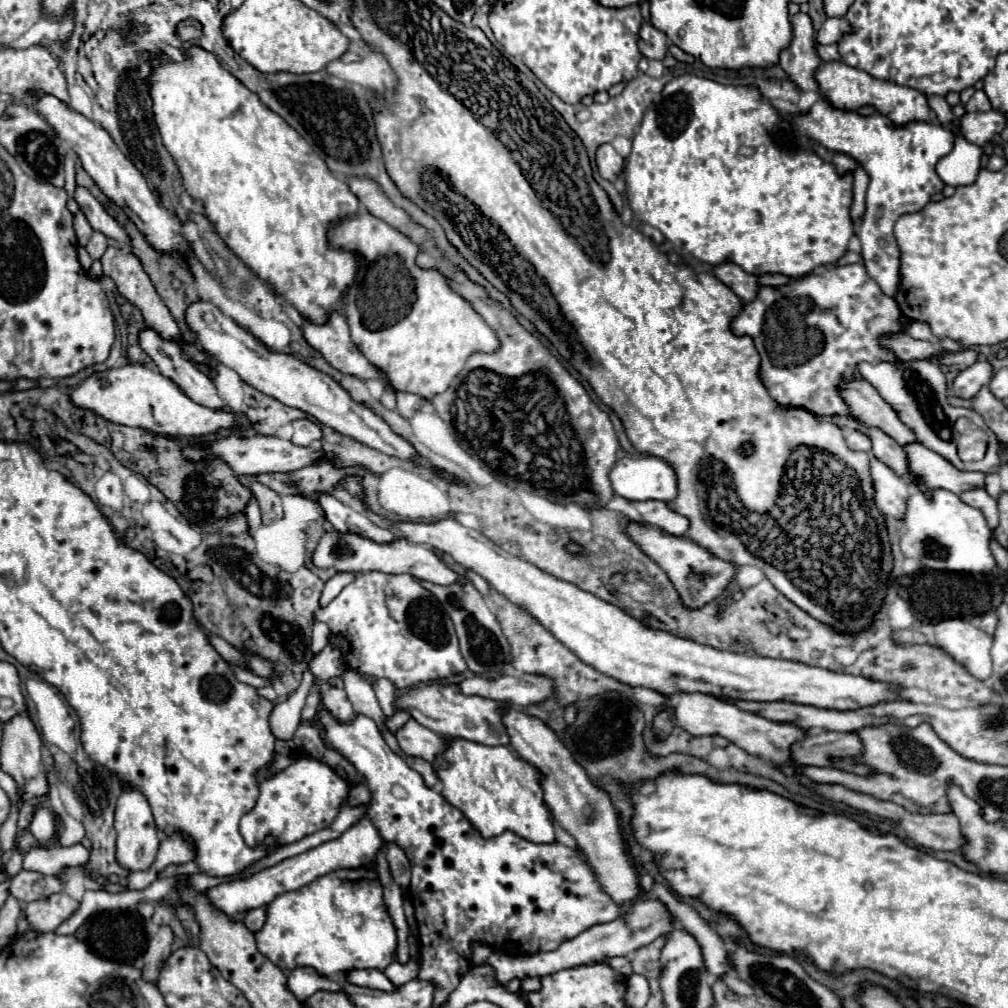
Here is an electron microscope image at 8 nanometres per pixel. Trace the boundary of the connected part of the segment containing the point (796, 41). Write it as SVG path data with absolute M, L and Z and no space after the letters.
M809 14L791 16L791 26L793 26L793 40L781 52L779 64L787 72L789 80L797 82L803 92L807 90L817 92L815 70L821 64L821 58L815 52L813 24L811 24Z

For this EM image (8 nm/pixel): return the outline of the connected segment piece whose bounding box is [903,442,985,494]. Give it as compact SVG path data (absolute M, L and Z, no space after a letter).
M911 442L903 446L909 466L909 478L911 484L923 484L927 488L945 488L955 494L961 494L965 490L981 488L985 482L983 472L963 472L957 470L949 460L939 456L937 452L931 452L919 442Z

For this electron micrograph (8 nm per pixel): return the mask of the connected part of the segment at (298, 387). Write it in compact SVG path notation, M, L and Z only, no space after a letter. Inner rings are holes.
M201 300L201 302L191 304L187 308L187 324L197 334L199 346L207 354L211 354L221 364L235 370L243 382L251 384L259 392L273 396L275 400L279 400L287 406L299 408L299 410L307 412L309 416L313 416L315 420L331 426L333 430L337 430L345 436L351 436L351 438L355 438L375 450L381 450L389 456L405 458L405 460L417 458L413 446L405 438L395 434L389 428L389 424L383 418L379 418L377 414L373 414L367 406L353 402L349 398L349 394L333 378L329 378L327 374L315 370L313 366L297 360L291 354L267 350L255 336L251 336L245 328L241 328L233 318L225 316L213 302Z

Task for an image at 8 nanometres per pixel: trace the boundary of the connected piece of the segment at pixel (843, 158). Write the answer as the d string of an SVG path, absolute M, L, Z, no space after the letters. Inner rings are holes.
M833 154L833 166L837 168L839 174L847 174L857 168L857 162L847 154Z

